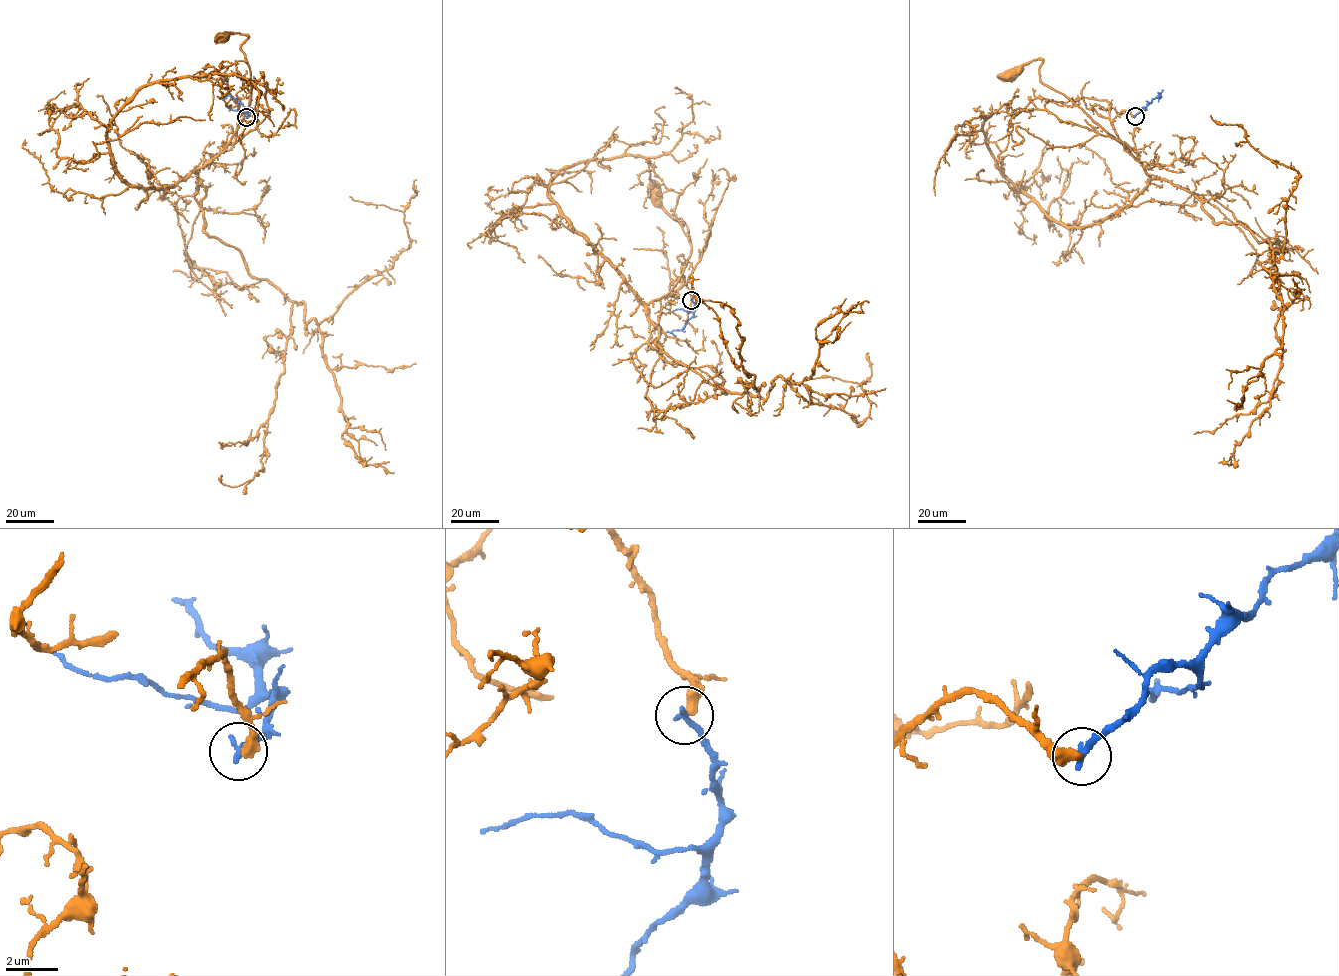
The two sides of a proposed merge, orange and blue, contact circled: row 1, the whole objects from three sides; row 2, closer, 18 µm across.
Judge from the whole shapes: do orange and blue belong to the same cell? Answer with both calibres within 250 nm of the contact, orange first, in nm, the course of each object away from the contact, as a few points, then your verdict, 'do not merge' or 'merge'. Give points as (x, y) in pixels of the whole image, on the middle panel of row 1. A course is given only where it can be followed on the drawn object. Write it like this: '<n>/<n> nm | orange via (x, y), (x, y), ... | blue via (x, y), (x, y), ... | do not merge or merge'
400/280 nm | orange via (691, 299), (683, 277), (682, 284), (668, 293), (690, 254), (690, 238), (686, 224), (664, 209), (657, 193) | blue via (691, 299), (694, 312), (686, 324), (680, 330), (666, 332) | do not merge

